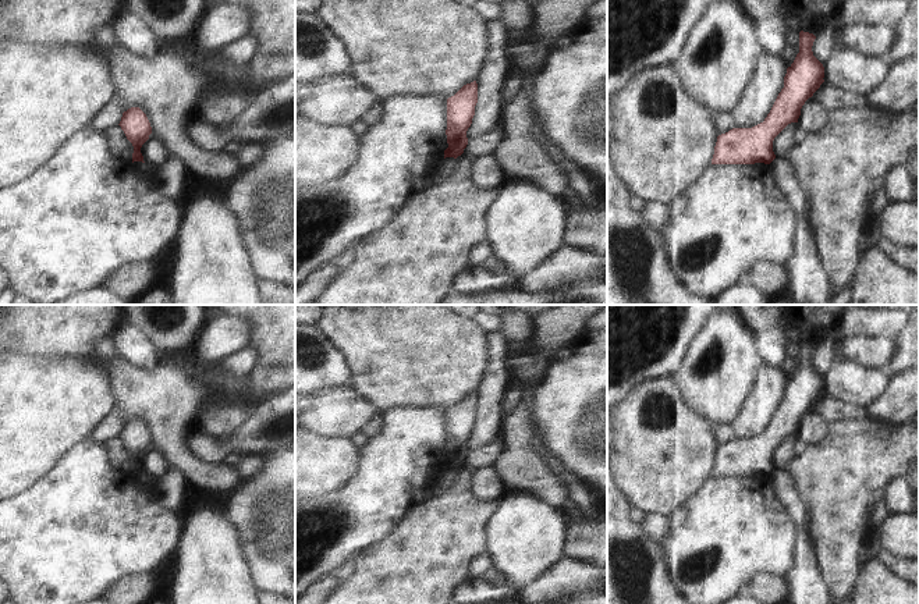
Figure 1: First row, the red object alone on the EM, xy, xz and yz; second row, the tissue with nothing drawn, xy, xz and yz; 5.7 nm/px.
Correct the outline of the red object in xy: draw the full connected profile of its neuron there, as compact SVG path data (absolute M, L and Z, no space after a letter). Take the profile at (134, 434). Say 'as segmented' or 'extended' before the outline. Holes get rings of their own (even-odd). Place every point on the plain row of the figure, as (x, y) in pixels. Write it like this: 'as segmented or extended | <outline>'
as segmented | M131 419L123 424L123 429L118 437L124 443L127 451L134 458L132 475L134 473L145 475L143 468L141 465L141 459L152 445L152 438L146 426L139 419Z

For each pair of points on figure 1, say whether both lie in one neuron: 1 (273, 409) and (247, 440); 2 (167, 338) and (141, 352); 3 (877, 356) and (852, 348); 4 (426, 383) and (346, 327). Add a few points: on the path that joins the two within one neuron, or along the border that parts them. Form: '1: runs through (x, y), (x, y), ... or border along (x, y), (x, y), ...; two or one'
1: runs through (270, 416), (254, 433); one
2: border along (128, 324), (132, 324), (158, 352); two
3: runs through (872, 352), (858, 350); one
4: runs through (407, 363), (371, 327), (365, 327); one

